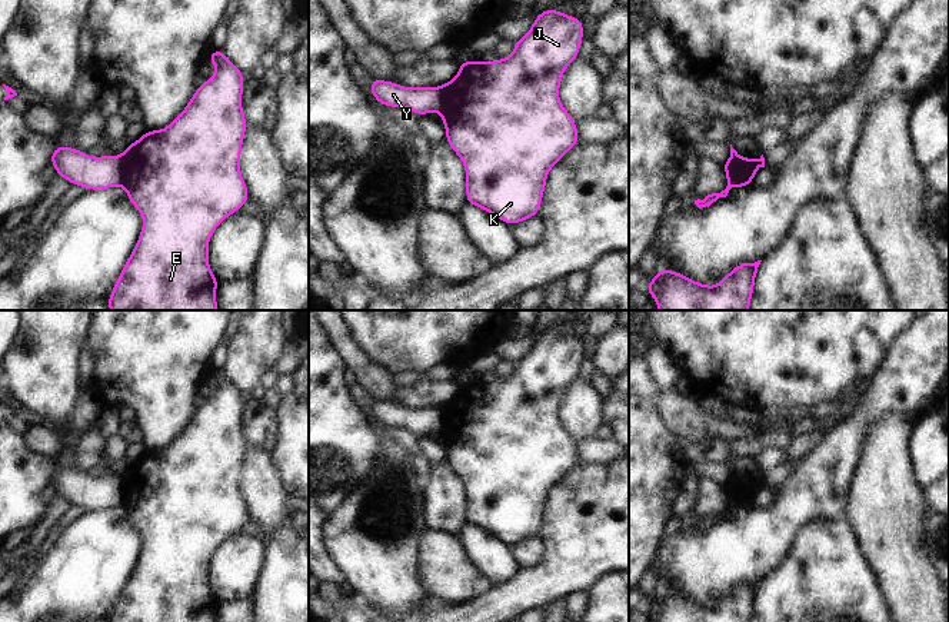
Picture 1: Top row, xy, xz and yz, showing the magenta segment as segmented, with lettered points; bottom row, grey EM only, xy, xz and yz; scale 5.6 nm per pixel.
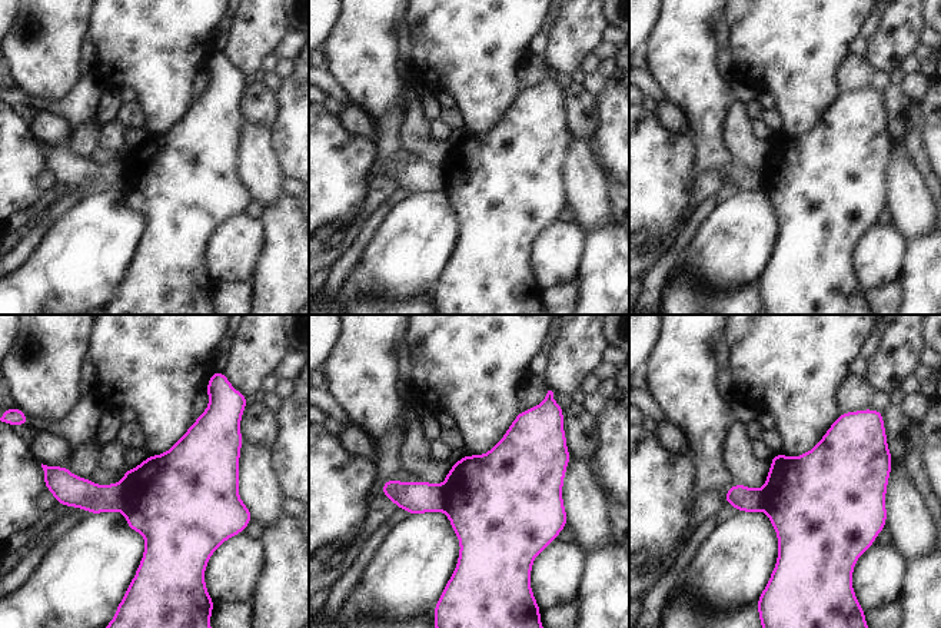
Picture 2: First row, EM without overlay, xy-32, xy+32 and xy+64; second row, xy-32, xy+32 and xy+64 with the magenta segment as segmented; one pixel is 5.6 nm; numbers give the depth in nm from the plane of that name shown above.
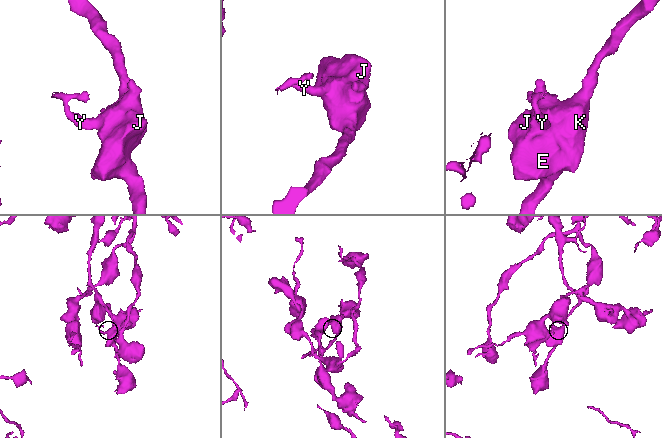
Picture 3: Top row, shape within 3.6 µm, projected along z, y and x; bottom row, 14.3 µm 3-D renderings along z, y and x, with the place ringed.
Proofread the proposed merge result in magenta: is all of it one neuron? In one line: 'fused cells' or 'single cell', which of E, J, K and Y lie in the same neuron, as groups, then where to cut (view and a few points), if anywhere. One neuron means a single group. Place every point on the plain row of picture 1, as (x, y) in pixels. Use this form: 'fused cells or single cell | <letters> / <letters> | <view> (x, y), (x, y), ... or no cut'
fused cells | E J K / Y | xy (120, 476), (123, 505)

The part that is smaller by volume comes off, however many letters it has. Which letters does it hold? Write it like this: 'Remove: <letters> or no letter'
Remove: Y

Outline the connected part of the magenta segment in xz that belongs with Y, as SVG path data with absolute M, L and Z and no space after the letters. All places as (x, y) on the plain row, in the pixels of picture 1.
M372 399L369 410L374 420L386 428L403 428L419 436L440 432L443 418L440 408L404 408L396 402Z

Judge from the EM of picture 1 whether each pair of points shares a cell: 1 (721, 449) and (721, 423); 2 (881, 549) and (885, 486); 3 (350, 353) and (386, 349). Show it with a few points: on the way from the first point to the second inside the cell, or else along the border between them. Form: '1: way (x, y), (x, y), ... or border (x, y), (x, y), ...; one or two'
1: border (729, 442), (721, 438), (711, 438), (702, 443); two
2: way (885, 534), (885, 502); one
3: border (343, 325), (350, 339), (389, 373); two

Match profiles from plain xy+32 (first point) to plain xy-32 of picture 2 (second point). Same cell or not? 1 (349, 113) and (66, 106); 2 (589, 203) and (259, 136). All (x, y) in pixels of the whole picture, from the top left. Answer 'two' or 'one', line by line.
1: two
2: one

